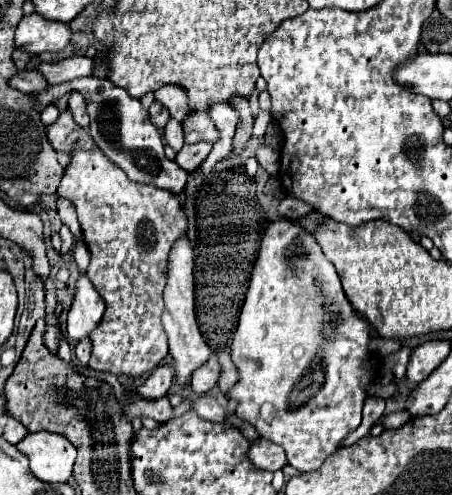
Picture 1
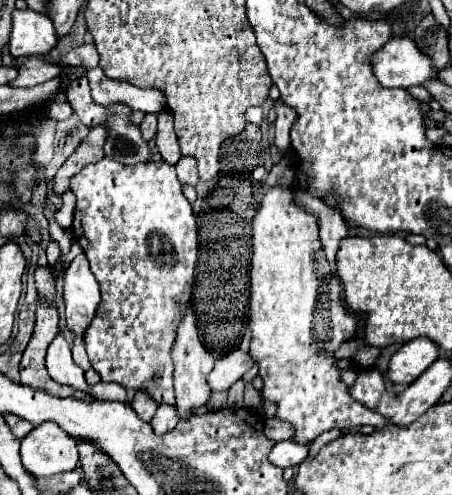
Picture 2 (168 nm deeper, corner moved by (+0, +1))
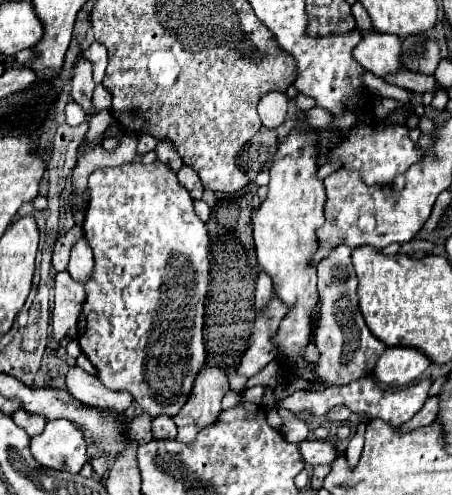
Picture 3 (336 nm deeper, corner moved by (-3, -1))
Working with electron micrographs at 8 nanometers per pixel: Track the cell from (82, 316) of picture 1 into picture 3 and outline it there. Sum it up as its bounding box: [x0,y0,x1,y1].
[68,237,94,283]

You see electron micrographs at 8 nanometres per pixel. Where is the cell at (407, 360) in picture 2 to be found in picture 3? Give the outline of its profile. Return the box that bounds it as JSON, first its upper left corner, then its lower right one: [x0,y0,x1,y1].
[374,347,428,385]

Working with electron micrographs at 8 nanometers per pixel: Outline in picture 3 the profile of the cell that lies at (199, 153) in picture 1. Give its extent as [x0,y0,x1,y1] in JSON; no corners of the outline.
[178,167,202,199]

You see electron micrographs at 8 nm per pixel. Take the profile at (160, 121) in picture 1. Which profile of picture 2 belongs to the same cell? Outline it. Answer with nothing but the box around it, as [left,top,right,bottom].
[139,113,157,141]

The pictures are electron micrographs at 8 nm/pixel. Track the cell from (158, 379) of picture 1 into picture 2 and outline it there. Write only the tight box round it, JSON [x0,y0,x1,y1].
[131,391,157,421]

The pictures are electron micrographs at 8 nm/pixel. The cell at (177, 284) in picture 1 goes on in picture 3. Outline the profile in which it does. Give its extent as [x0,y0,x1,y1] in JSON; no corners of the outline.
[174,367,228,445]

